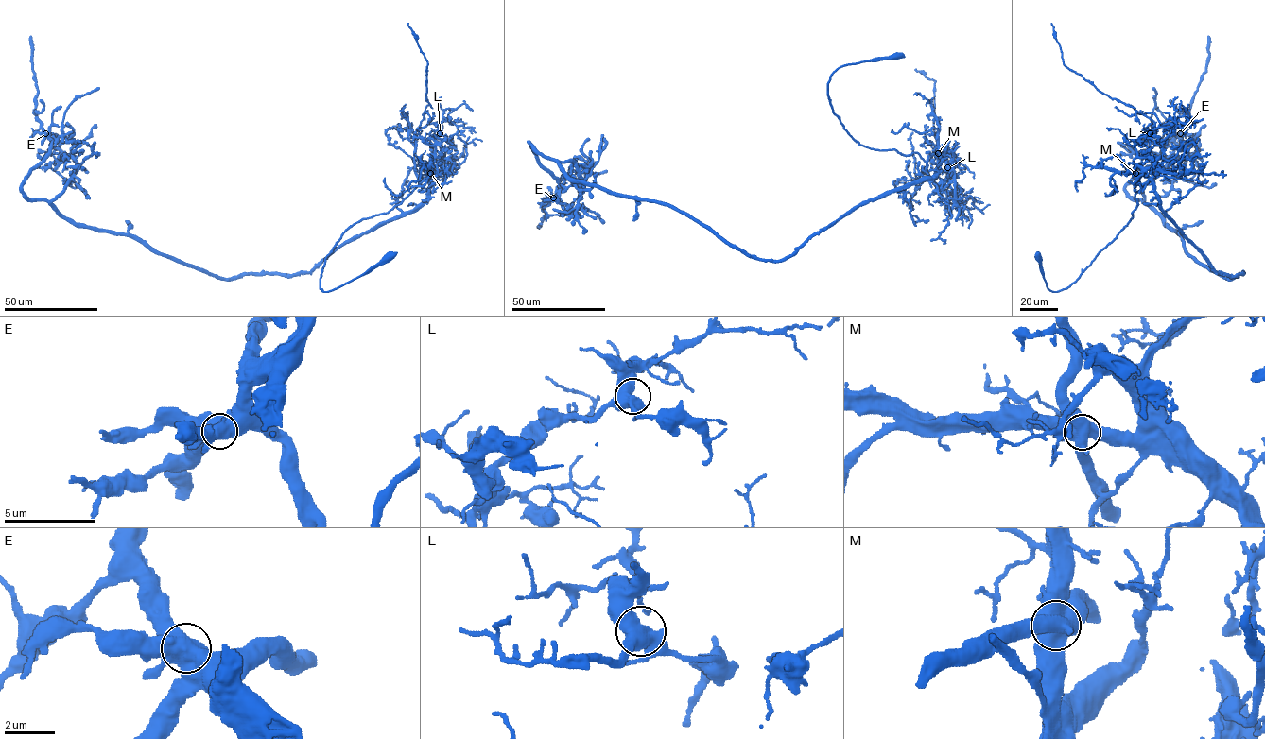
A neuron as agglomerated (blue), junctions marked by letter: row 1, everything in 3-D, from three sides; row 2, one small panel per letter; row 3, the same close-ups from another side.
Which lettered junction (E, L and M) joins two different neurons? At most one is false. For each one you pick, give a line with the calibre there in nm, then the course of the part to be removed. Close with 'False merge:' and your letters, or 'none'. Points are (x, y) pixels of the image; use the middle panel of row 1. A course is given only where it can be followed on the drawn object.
M: 750 nm | (938, 153), (925, 161), (917, 153), (871, 149), (850, 136), (834, 113), (827, 83), (838, 68), (905, 57)
False merge: M

